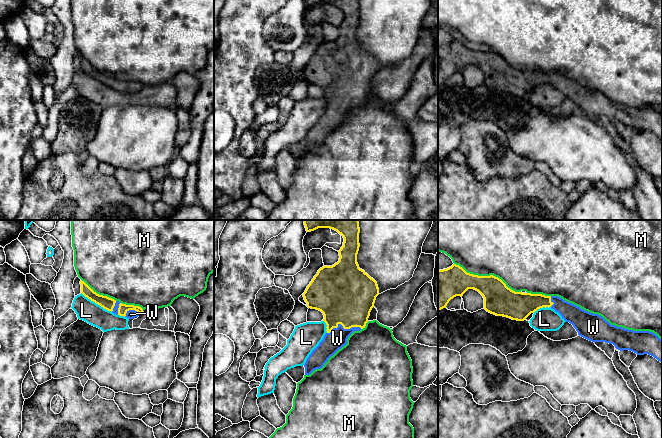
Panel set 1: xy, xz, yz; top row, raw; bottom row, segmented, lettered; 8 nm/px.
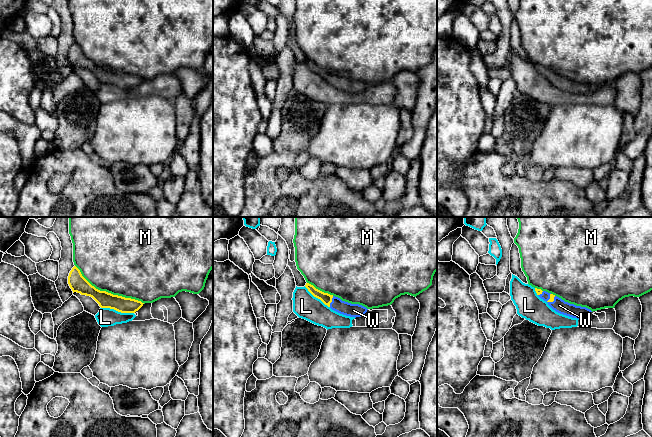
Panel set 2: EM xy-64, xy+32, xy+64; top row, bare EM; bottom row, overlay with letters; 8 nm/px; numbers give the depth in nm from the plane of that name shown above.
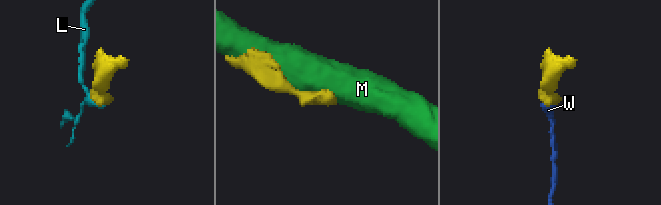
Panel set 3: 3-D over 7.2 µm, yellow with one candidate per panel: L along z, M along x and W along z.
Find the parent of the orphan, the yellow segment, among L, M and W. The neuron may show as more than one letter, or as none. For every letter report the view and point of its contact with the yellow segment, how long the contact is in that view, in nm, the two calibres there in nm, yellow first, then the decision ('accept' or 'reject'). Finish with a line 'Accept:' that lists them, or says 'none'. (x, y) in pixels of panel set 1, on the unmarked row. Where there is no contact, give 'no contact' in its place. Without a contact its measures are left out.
L: xy (96, 79) | 300 nm | 100/170 nm | reject
M: yz (487, 52) | 600 nm | 240/440 nm | reject
W: xz (344, 104) | 280 nm | 440/160 nm | accept
Accept: W

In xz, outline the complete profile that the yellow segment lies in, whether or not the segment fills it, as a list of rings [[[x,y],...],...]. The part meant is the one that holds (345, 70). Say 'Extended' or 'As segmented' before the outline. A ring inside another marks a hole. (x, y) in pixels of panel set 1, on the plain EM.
Extended. [[[304,0],[306,7],[318,4],[330,4],[337,7],[344,14],[343,22],[338,27],[339,37],[332,42],[323,42],[307,62],[303,73],[307,83],[323,89],[323,97],[327,101],[327,109],[319,121],[307,134],[304,143],[305,151],[321,145],[328,135],[347,120],[348,113],[354,107],[365,104],[370,88],[379,71],[377,58],[364,46],[359,44],[357,30],[359,27],[359,0]]]

